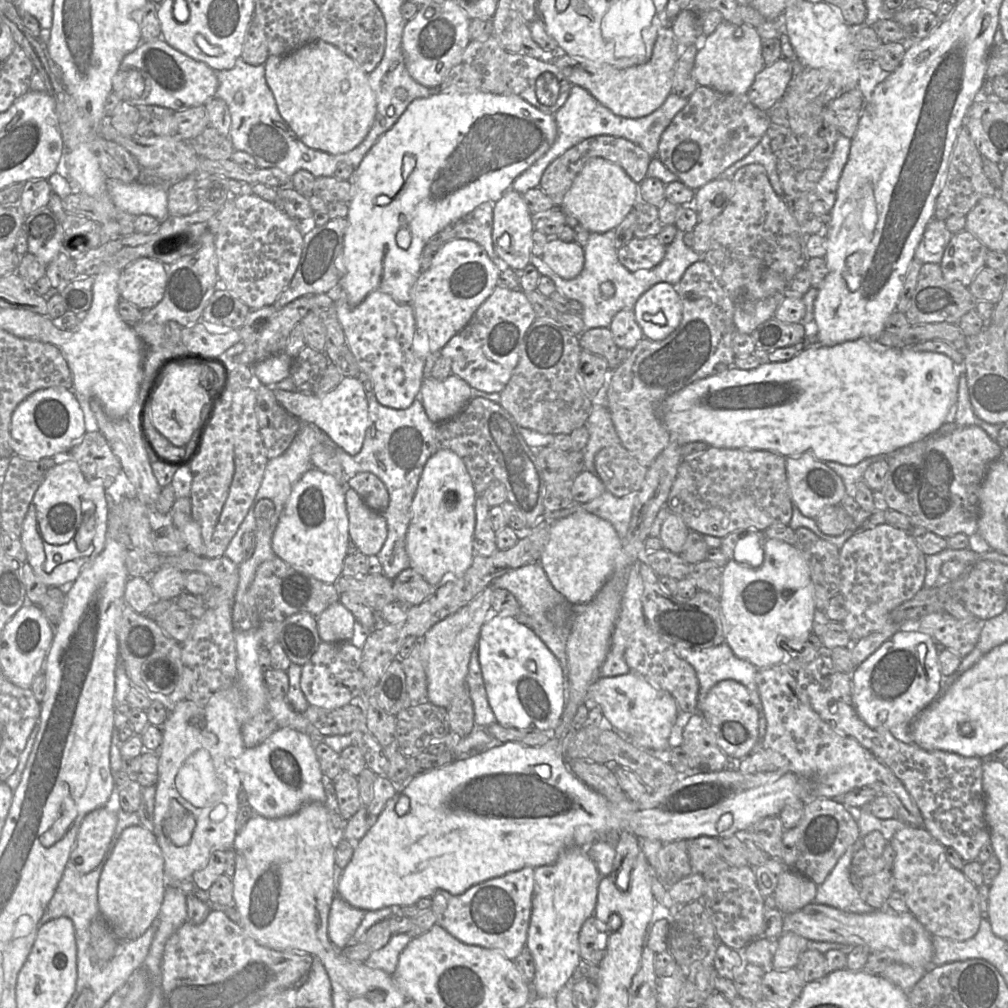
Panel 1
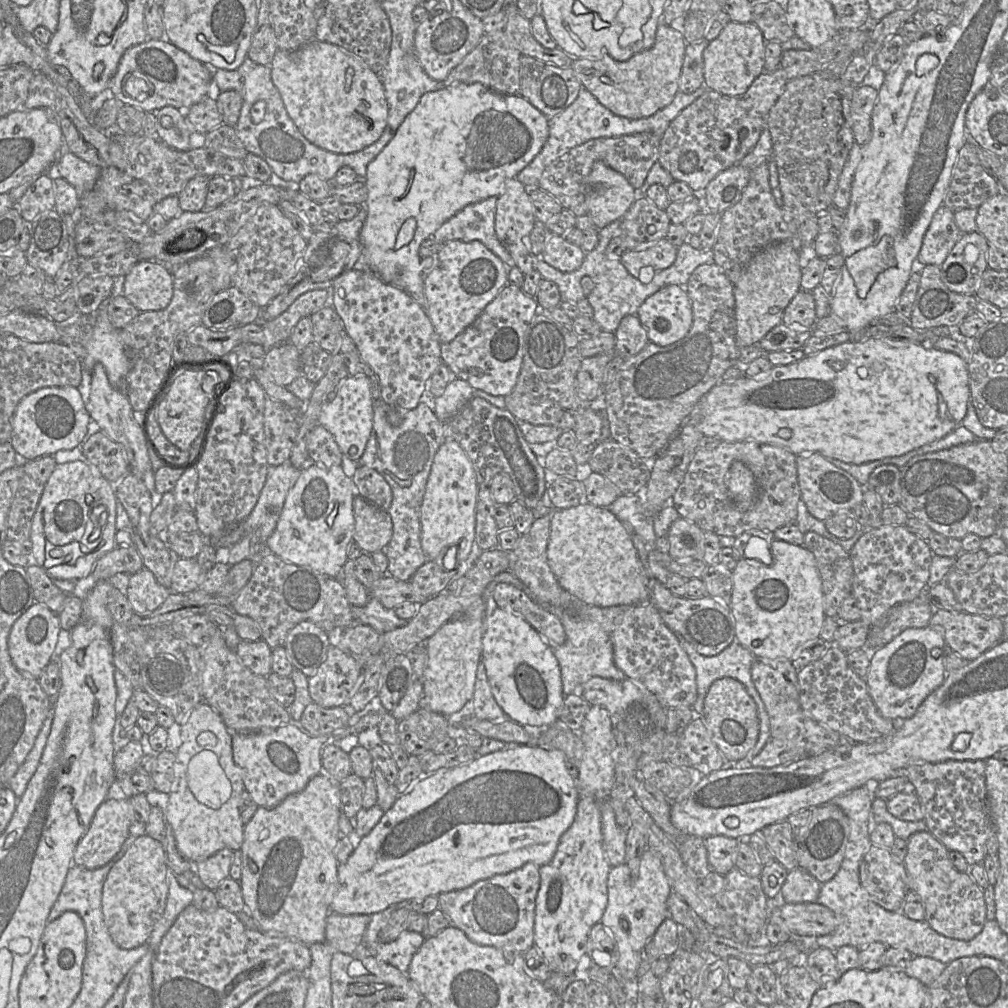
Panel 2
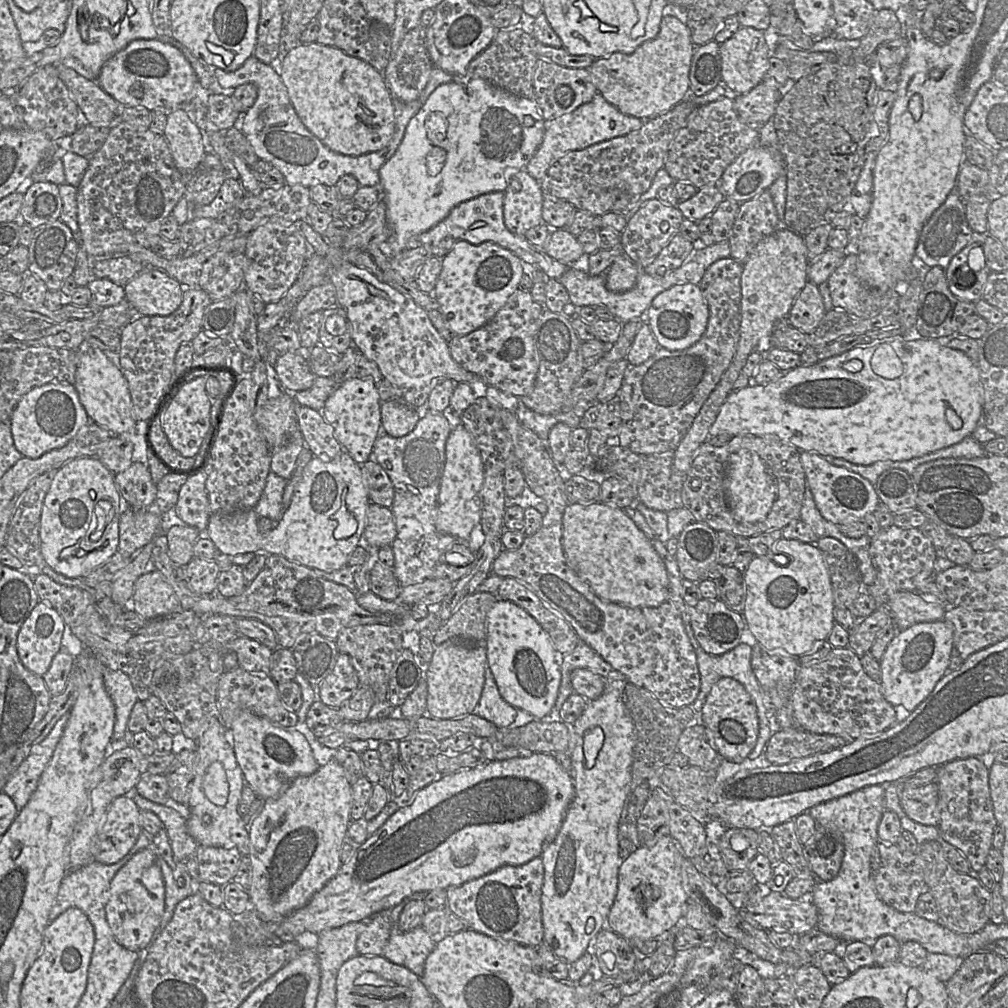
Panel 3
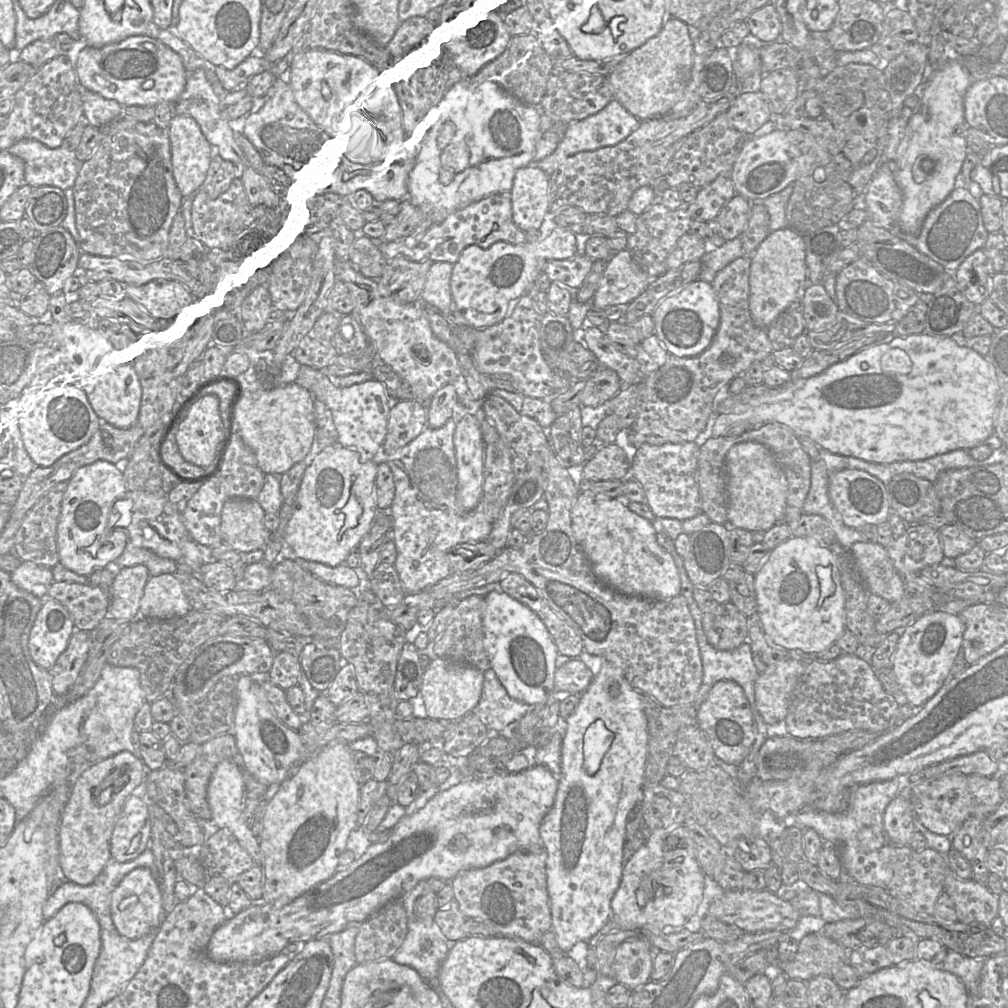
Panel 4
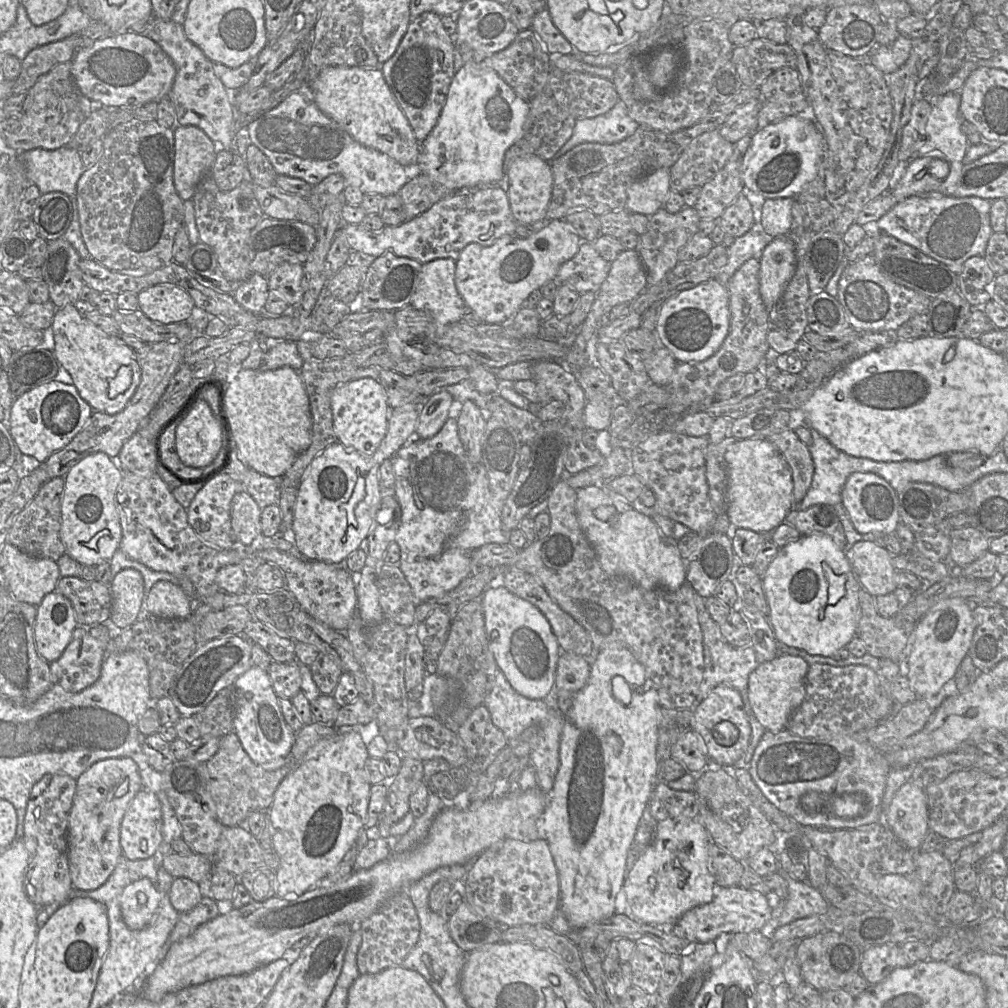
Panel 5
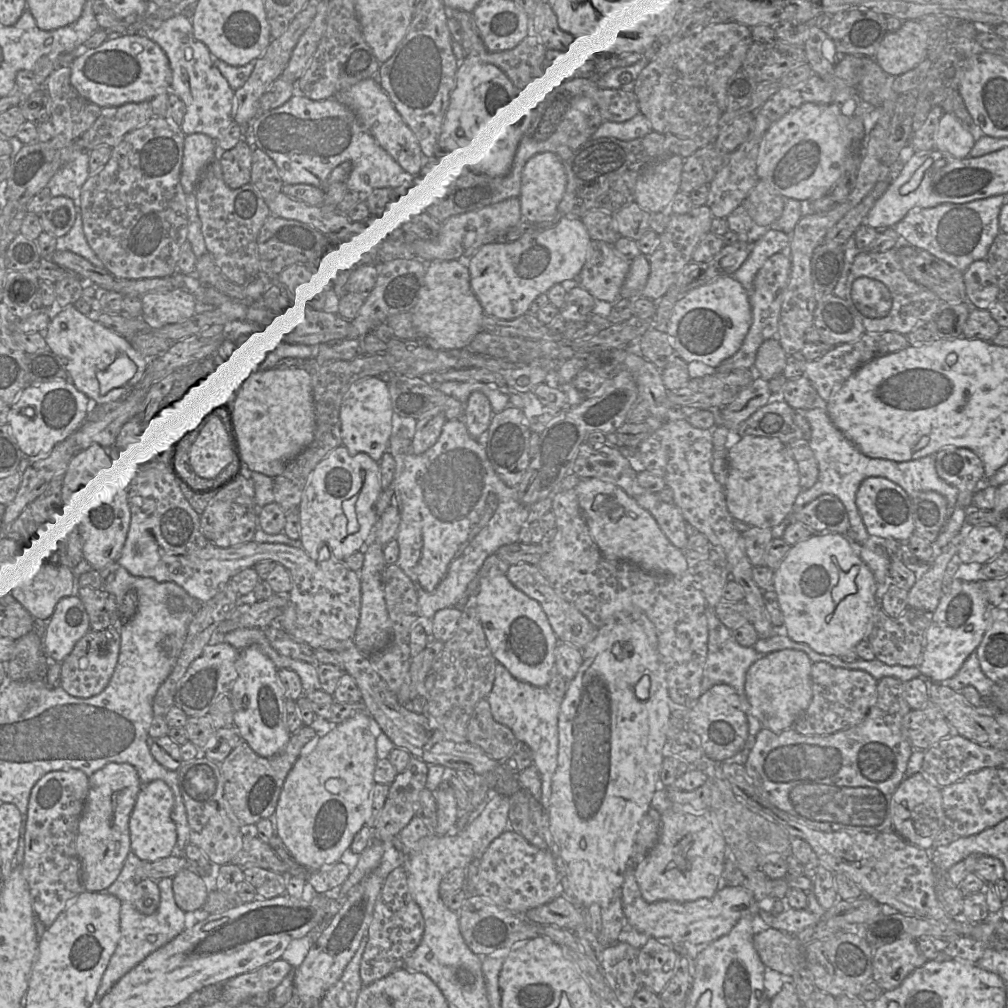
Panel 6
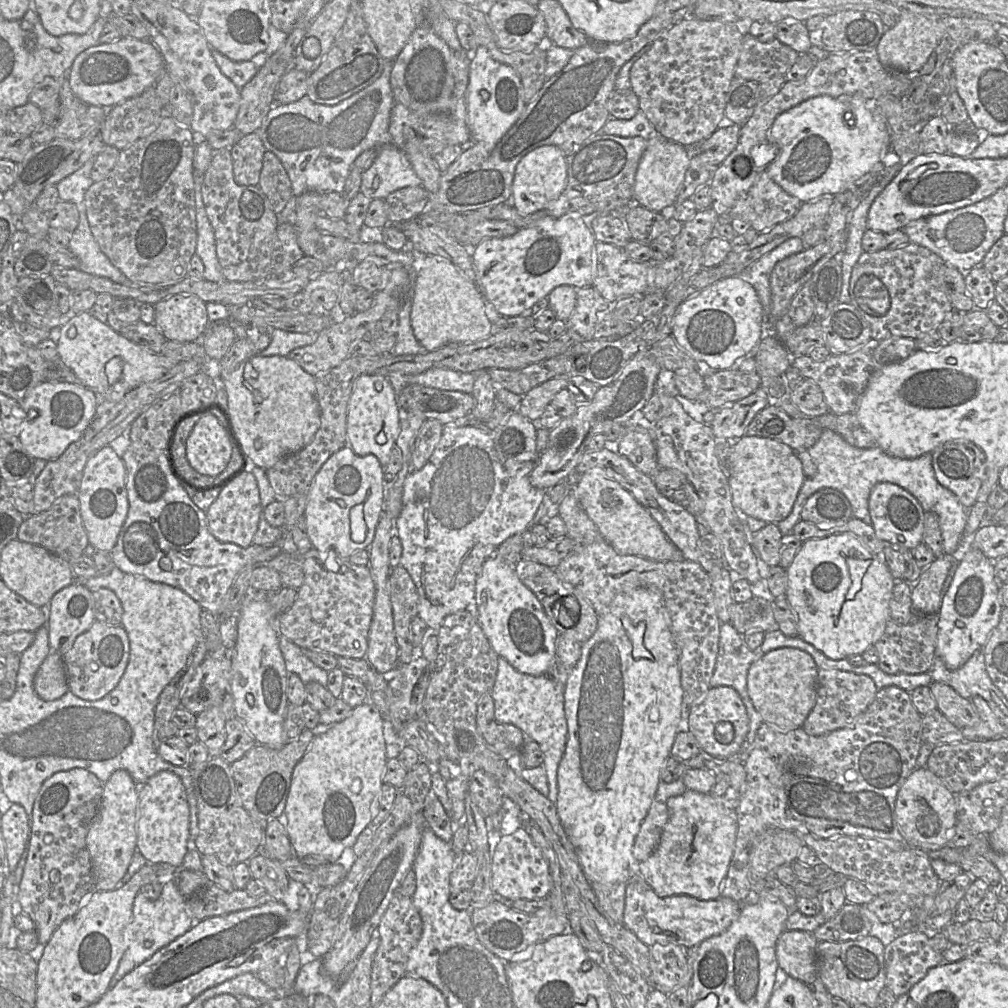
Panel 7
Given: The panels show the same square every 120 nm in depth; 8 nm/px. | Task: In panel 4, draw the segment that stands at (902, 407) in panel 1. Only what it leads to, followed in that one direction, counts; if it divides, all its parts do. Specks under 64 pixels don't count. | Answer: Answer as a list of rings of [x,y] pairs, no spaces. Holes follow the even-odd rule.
[[[915,334],[907,337],[894,336],[889,343],[882,342],[879,345],[874,345],[852,355],[842,362],[833,364],[816,376],[792,381],[792,383],[800,383],[803,384],[803,386],[797,389],[794,395],[788,400],[751,407],[742,413],[714,415],[712,419],[711,436],[722,436],[726,430],[737,423],[748,423],[752,426],[780,423],[787,426],[797,437],[807,437],[815,442],[821,449],[825,449],[833,454],[855,457],[867,462],[890,464],[898,461],[925,460],[957,449],[970,450],[973,447],[983,444],[994,432],[993,415],[998,404],[999,394],[999,385],[995,369],[984,356],[971,348],[958,345],[950,336],[930,336],[927,334]],[[890,349],[901,349],[909,356],[912,362],[912,368],[909,373],[890,373],[882,369],[881,357]]]

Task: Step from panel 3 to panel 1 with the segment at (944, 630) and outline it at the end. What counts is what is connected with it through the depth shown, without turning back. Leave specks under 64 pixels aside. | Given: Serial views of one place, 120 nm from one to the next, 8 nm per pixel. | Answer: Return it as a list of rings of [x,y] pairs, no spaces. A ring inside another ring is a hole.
[[[921,631],[896,632],[851,673],[852,699],[858,716],[871,728],[891,729],[900,724],[912,723],[918,714],[940,695],[943,675],[939,662],[940,646]],[[924,644],[926,654],[921,657],[918,645]]]

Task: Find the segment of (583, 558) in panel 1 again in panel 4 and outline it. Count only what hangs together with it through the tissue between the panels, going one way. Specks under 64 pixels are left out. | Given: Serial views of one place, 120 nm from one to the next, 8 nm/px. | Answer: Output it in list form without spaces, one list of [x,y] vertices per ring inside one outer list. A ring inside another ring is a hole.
[[[579,492],[571,509],[574,537],[587,556],[595,576],[610,588],[629,596],[670,600],[681,594],[678,569],[670,553],[657,542],[653,524],[630,511],[619,500]]]

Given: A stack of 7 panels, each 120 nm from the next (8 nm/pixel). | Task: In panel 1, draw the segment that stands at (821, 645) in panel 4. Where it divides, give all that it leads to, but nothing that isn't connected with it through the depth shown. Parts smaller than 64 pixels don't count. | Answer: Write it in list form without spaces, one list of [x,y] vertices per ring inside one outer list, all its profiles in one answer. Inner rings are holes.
[[[771,538],[764,540],[762,547],[764,561],[757,568],[735,560],[727,561],[722,568],[719,597],[725,643],[738,658],[749,661],[758,669],[780,664],[787,659],[787,651],[780,646],[782,641],[806,641],[812,633],[816,610],[810,570],[796,547]]]

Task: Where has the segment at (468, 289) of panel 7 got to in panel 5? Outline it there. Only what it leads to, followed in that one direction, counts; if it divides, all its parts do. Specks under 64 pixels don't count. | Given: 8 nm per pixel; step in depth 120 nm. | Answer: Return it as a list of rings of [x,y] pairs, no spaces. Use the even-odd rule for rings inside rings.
[[[440,258],[422,265],[418,287],[410,305],[415,309],[428,312],[439,324],[445,325],[461,320],[467,307],[455,286],[456,261],[451,258]]]

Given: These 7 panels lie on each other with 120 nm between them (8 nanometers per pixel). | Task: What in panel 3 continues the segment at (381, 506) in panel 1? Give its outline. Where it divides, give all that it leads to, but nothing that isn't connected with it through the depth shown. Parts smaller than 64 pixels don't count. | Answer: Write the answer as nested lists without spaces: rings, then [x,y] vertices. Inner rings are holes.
[[[368,460],[359,465],[370,503],[391,508],[394,500],[394,487],[387,473],[379,463],[374,461]]]

